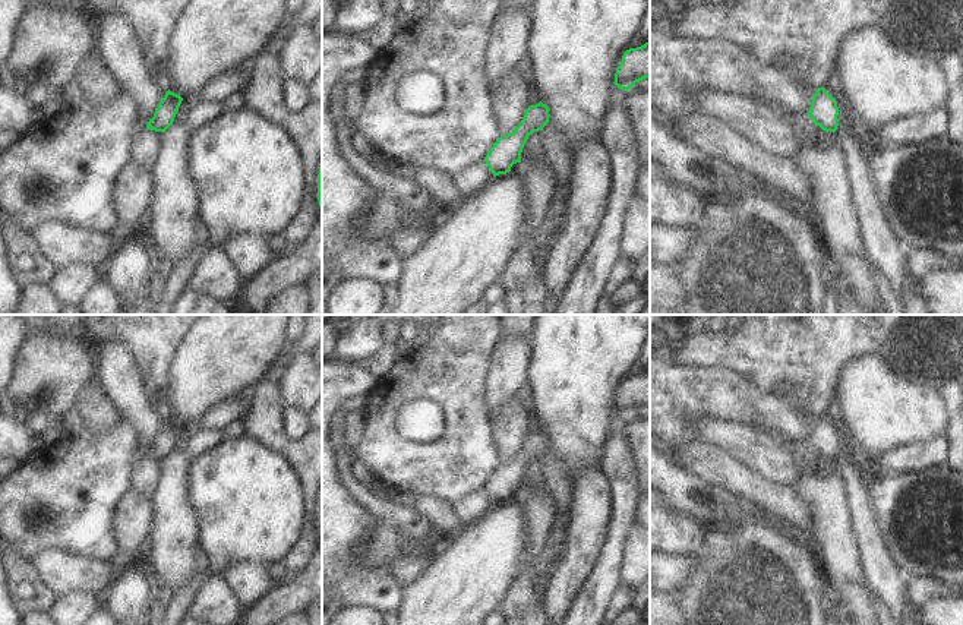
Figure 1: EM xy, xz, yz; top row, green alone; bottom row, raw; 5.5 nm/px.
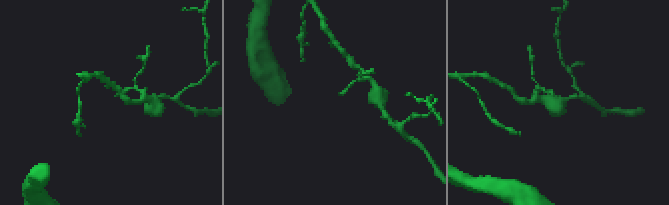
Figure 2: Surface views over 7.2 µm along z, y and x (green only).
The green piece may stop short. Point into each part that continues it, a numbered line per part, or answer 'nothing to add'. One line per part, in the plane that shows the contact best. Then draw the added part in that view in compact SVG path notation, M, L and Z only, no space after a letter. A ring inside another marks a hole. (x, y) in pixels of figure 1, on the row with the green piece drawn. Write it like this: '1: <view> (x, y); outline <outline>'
nothing to add

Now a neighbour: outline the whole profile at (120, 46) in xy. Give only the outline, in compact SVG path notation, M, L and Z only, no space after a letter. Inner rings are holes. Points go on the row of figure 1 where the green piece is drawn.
M114 10L95 16L102 19L98 25L100 54L123 88L139 101L146 129L168 86L151 72L145 45L126 13Z

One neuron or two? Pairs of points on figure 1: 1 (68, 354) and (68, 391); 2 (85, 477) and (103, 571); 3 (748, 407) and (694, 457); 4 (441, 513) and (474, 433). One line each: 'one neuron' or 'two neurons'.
1: one neuron
2: two neurons
3: two neurons
4: two neurons

